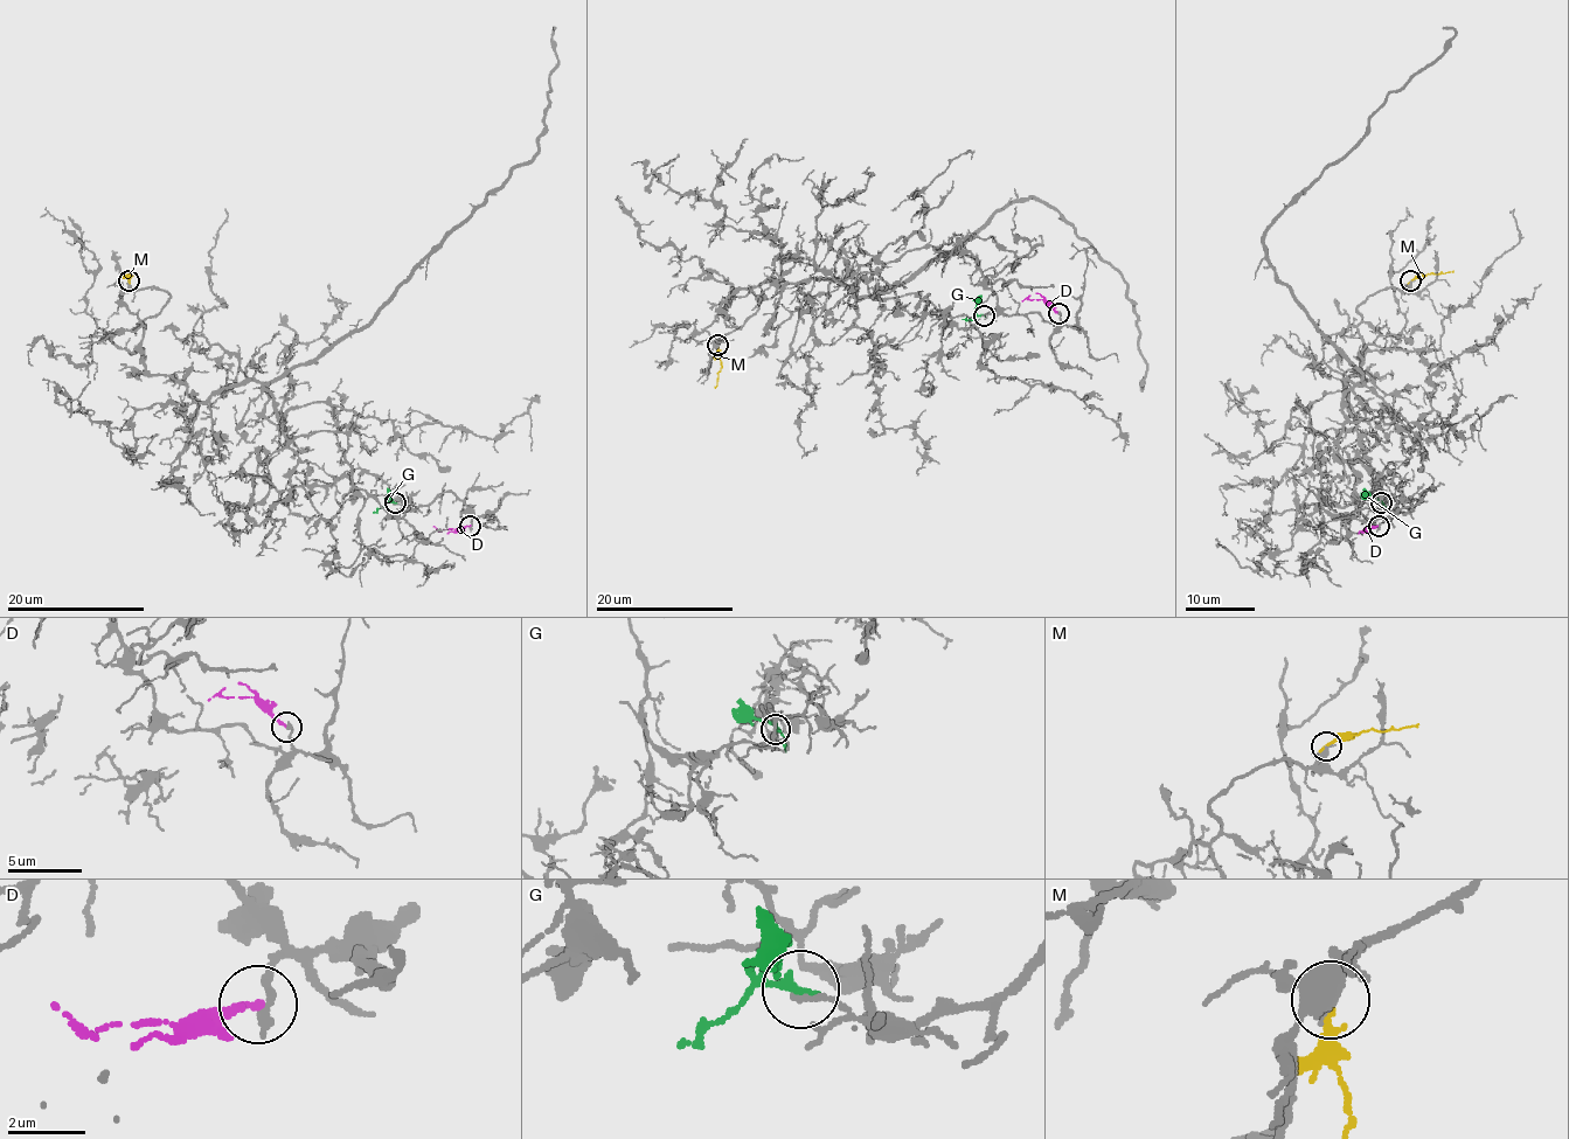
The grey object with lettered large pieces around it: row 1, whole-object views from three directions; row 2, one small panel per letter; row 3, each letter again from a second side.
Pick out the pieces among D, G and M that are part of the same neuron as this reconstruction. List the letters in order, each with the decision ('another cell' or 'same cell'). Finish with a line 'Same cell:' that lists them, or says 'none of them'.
D: another cell
G: another cell
M: another cell
Same cell: none of them

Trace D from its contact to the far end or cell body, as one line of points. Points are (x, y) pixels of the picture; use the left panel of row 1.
D: (469, 526), (453, 529), (432, 526)

